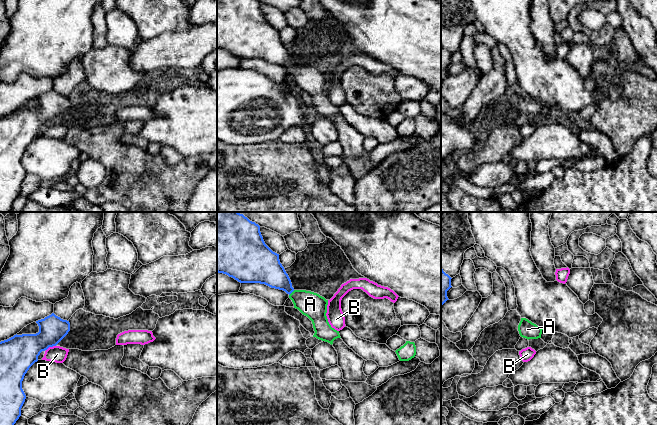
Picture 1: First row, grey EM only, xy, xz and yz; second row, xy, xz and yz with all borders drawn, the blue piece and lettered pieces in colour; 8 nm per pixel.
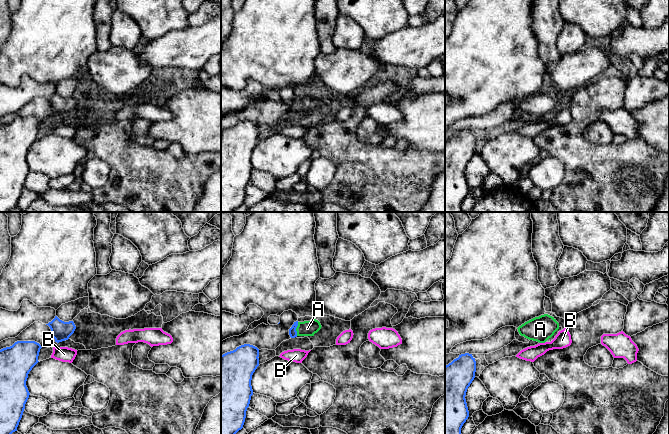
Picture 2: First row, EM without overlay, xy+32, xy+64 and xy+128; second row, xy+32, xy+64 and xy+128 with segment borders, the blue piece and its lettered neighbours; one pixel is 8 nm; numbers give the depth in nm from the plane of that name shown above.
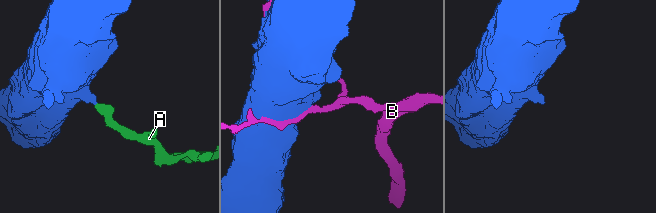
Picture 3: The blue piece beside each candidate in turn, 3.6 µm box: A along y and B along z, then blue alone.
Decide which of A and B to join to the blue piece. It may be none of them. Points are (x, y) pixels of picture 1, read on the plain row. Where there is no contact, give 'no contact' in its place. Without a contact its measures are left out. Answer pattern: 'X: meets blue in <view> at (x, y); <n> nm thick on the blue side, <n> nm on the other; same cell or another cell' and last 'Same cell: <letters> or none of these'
A: meets blue in xz at (291, 68); 220 nm thick on the blue side, 200 nm on the other; same cell
B: meets blue in xy at (50, 122); 280 nm thick on the blue side, 130 nm on the other; another cell
Same cell: A

